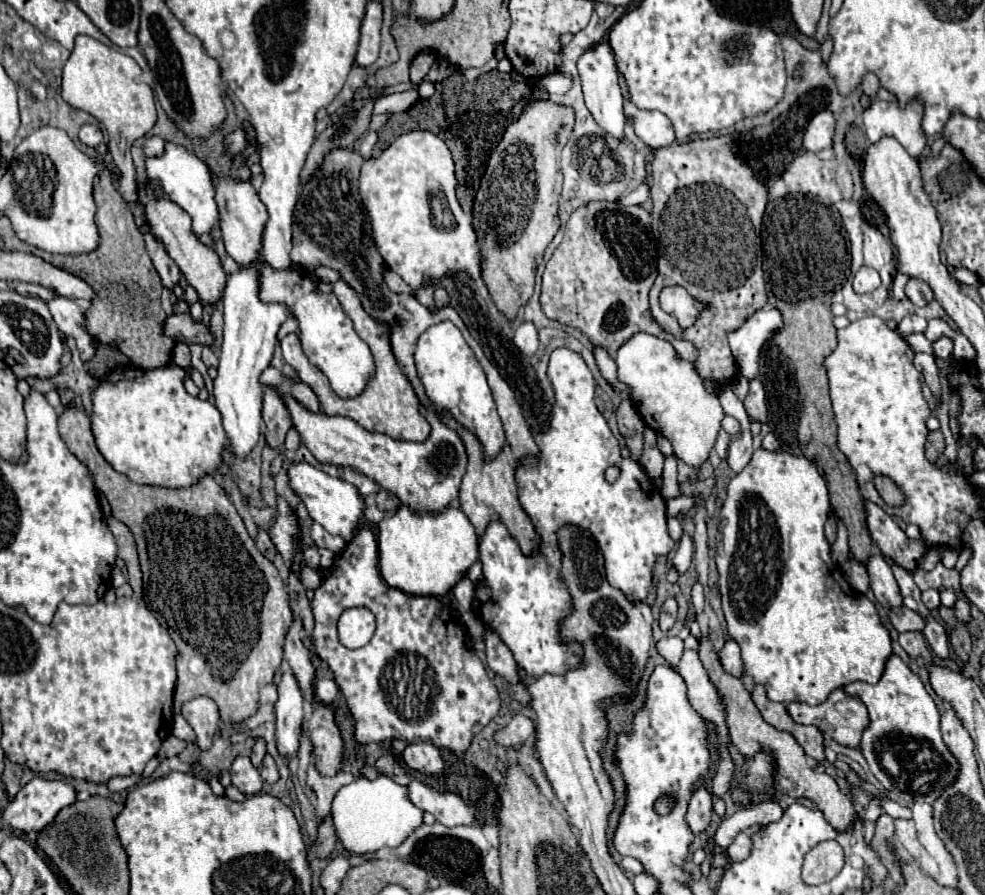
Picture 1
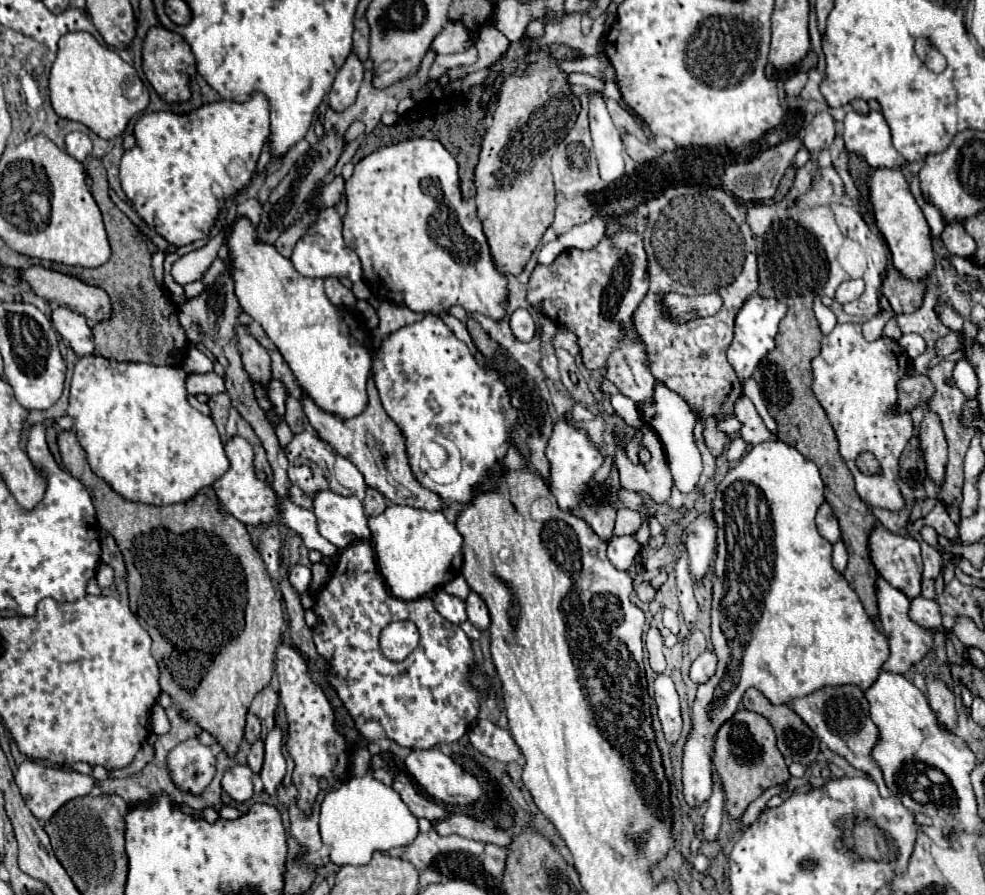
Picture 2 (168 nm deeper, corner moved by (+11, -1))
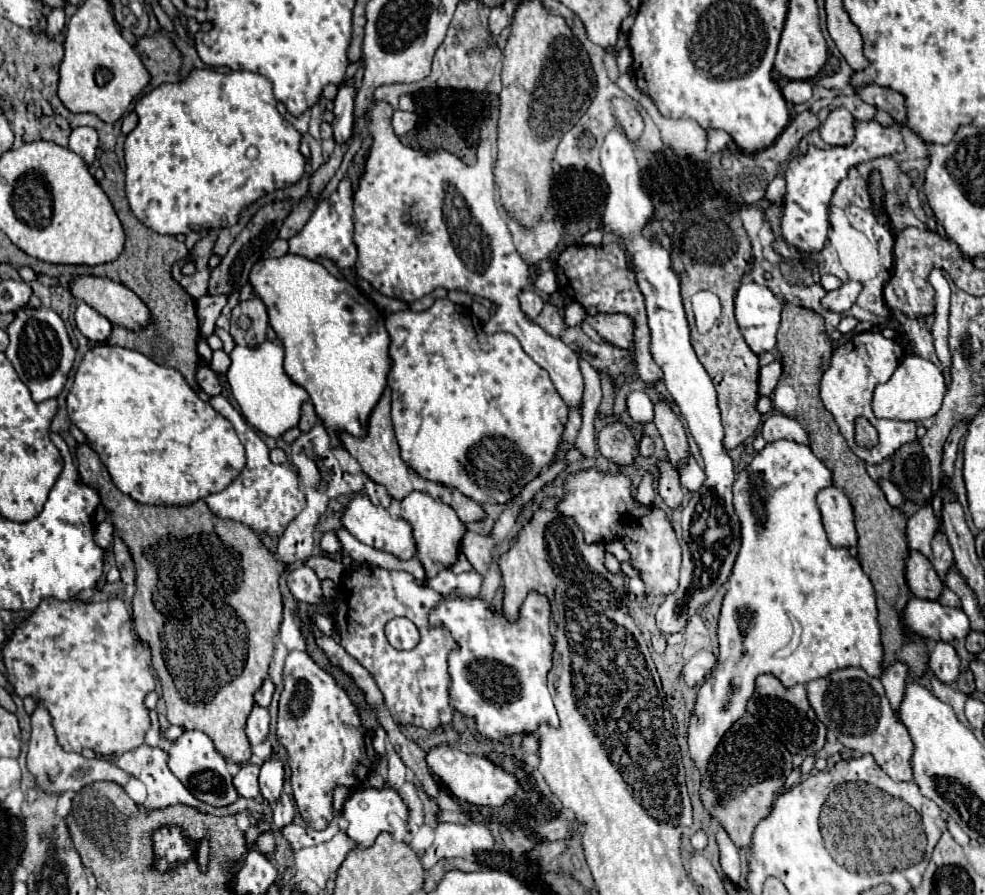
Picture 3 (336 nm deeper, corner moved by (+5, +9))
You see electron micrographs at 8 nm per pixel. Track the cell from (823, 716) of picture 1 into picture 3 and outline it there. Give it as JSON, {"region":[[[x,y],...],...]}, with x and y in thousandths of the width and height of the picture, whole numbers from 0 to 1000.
{"region":[[[858,745],[821,761],[819,772],[829,801],[860,837],[886,844],[907,873],[927,873],[925,844],[929,835],[921,812],[907,799],[892,756],[882,756],[874,745]]]}

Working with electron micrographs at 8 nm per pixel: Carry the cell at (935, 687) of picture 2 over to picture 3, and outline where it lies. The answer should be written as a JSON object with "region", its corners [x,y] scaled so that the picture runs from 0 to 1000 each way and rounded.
{"region":[[[951,716],[943,732],[943,747],[953,761],[970,763],[974,756],[974,734],[970,725],[959,716]]]}

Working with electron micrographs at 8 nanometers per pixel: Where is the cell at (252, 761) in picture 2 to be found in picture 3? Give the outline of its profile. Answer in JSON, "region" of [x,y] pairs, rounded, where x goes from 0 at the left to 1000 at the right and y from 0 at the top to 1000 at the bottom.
{"region":[[[257,788],[257,794],[251,801],[251,823],[255,832],[263,832],[269,828],[273,817],[273,797],[265,788]]]}

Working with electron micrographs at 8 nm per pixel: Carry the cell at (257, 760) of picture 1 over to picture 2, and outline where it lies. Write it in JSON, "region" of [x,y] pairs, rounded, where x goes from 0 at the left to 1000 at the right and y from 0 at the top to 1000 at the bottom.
{"region":[[[251,799],[251,810],[249,810],[249,828],[257,832],[265,823],[265,806],[259,799]]]}

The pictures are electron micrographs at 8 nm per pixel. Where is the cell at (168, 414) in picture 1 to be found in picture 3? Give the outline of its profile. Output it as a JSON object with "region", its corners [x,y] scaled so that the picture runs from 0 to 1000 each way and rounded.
{"region":[[[96,385],[92,388],[82,408],[78,410],[78,417],[76,417],[76,426],[74,426],[74,432],[68,441],[68,464],[72,468],[72,473],[76,477],[80,477],[84,482],[84,486],[88,488],[88,495],[90,499],[101,508],[101,513],[105,515],[105,520],[109,522],[109,526],[113,528],[115,533],[115,540],[131,555],[135,555],[137,560],[141,562],[149,562],[149,564],[170,564],[170,566],[186,566],[186,564],[194,564],[202,558],[208,558],[210,553],[214,551],[222,551],[226,549],[249,522],[249,502],[245,497],[245,493],[241,491],[241,484],[237,479],[237,475],[226,466],[222,464],[212,450],[204,448],[200,444],[200,439],[190,430],[188,421],[180,415],[180,412],[174,412],[174,410],[163,410],[159,406],[155,406],[153,401],[149,401],[147,397],[143,397],[141,392],[135,392],[135,390],[125,390],[125,388],[115,388],[115,385]]]}

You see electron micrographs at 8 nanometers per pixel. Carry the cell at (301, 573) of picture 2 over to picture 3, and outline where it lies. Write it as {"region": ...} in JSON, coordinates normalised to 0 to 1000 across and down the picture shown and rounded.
{"region":[[[304,631],[297,638],[293,638],[291,654],[302,672],[308,672],[312,676],[324,676],[328,672],[326,649],[320,642],[320,638],[312,631]]]}

